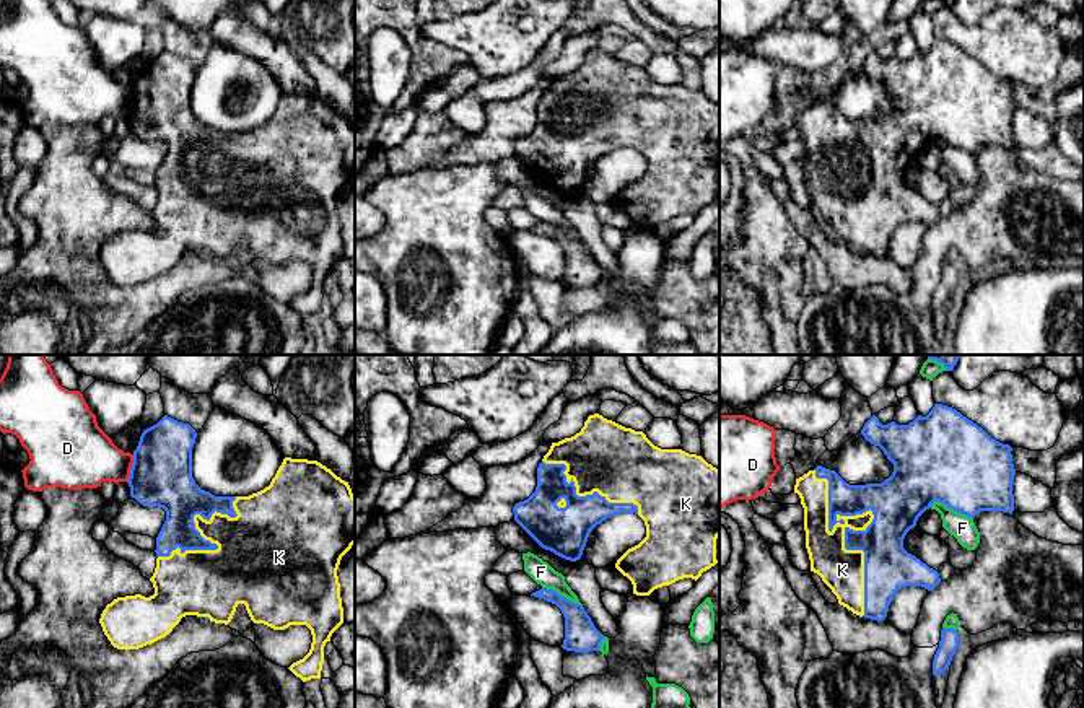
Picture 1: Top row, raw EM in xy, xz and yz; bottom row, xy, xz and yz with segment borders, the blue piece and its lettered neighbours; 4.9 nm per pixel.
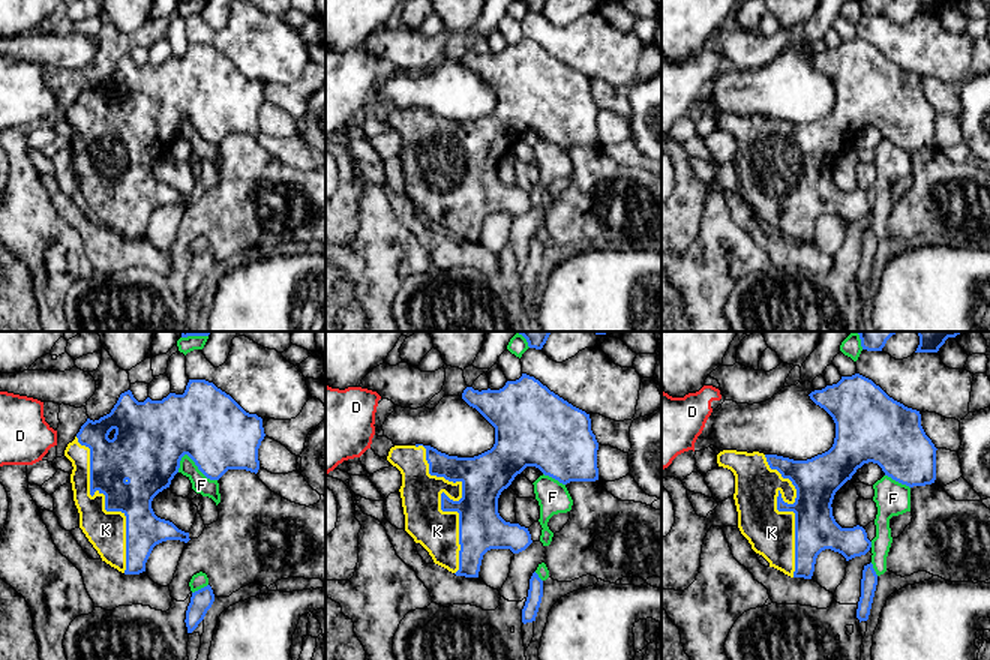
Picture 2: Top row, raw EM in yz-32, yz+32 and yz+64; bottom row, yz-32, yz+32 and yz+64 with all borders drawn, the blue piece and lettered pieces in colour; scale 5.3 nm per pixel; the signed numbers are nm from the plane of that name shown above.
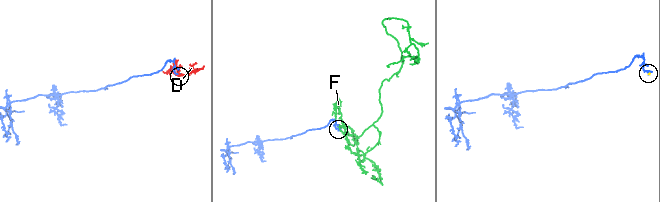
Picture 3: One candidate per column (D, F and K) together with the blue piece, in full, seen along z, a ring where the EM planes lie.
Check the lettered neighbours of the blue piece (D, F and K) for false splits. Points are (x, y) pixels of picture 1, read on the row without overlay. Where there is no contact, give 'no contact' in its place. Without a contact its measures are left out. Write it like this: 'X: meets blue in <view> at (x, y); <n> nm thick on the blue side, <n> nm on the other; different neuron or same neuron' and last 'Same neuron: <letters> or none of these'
D: meets blue in xy at (132, 103); 300 nm thick on the blue side, 320 nm on the other; different neuron
F: meets blue in yz at (951, 144); 440 nm thick on the blue side, 120 nm on the other; different neuron
K: meets blue in yz at (845, 173); 240 nm thick on the blue side, 220 nm on the other; same neuron
Same neuron: K

